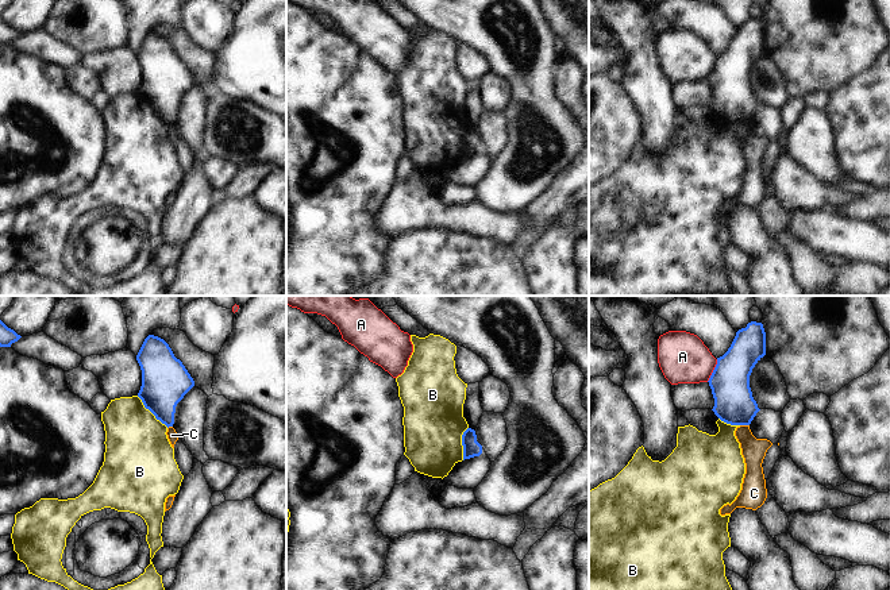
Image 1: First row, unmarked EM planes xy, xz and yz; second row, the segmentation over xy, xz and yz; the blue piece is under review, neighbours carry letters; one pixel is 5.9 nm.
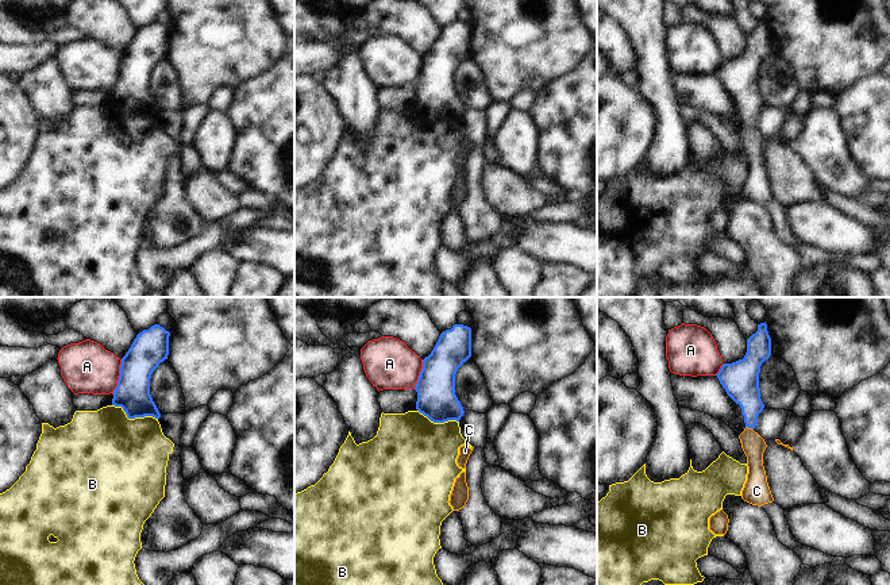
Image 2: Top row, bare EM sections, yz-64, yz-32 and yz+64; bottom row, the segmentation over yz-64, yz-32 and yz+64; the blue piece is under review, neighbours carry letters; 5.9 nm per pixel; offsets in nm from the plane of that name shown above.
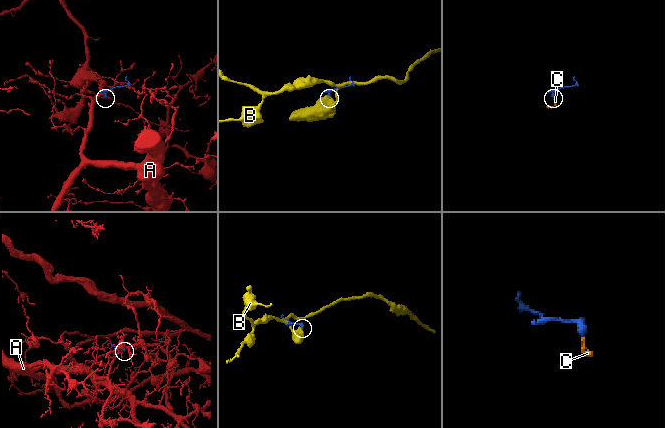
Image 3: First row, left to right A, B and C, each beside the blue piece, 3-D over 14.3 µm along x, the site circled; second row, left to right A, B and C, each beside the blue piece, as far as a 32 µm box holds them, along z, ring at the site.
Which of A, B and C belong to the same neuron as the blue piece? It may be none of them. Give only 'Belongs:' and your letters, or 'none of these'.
Belongs: none of these

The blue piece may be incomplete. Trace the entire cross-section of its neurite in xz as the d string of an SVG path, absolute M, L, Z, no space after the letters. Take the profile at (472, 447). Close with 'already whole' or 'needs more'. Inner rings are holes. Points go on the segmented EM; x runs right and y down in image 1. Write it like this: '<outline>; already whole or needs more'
M467 428L462 435L463 460L482 454L482 446L477 441L475 431Z; already whole

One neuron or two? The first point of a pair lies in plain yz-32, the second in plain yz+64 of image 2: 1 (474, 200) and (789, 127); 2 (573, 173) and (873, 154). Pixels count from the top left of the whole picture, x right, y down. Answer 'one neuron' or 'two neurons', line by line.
1: two neurons
2: one neuron

